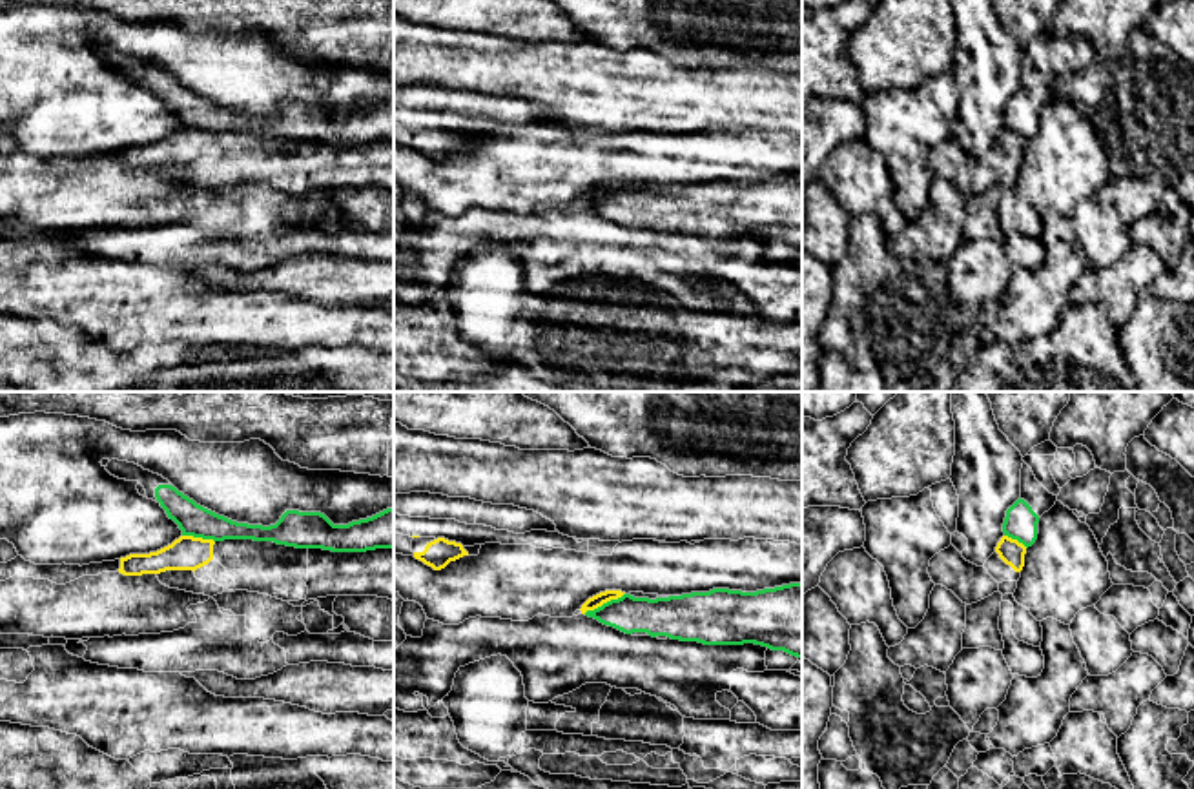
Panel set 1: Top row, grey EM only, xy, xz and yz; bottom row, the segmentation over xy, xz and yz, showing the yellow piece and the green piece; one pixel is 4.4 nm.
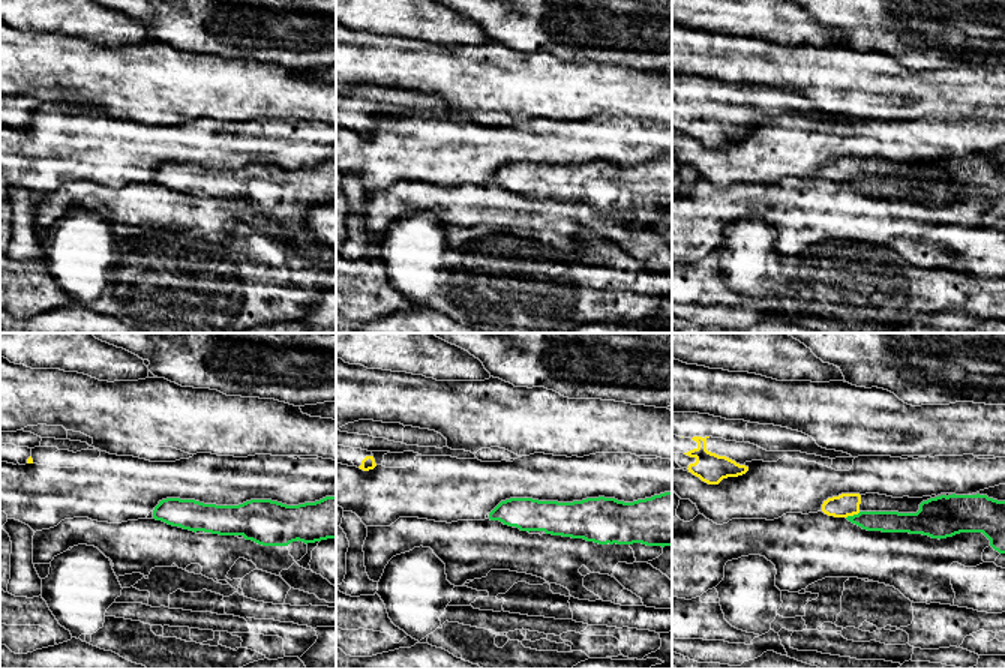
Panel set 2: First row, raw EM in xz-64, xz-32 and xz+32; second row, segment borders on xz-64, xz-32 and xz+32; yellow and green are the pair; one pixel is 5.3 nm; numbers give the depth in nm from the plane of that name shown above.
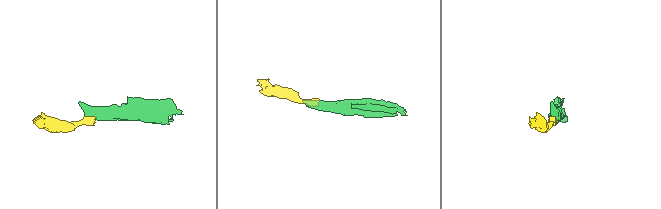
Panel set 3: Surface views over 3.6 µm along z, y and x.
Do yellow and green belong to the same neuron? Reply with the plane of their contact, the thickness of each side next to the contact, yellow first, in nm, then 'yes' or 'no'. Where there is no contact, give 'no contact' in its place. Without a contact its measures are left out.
meets yellow in xz; 60 nm thick on the yellow side, 160 nm on the other; no

